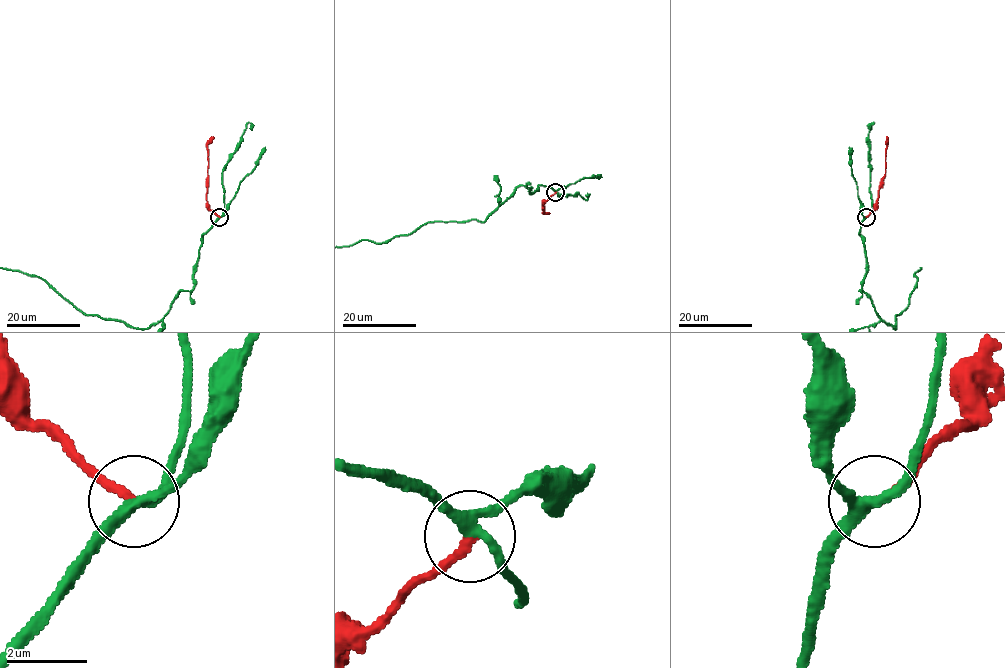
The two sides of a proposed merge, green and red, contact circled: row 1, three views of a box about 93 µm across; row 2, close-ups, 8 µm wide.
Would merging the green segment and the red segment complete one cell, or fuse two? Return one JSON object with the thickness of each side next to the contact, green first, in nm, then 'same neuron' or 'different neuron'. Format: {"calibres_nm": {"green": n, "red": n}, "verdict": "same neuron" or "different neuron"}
{"calibres_nm": {"green": 240, "red": 220}, "verdict": "same neuron"}

